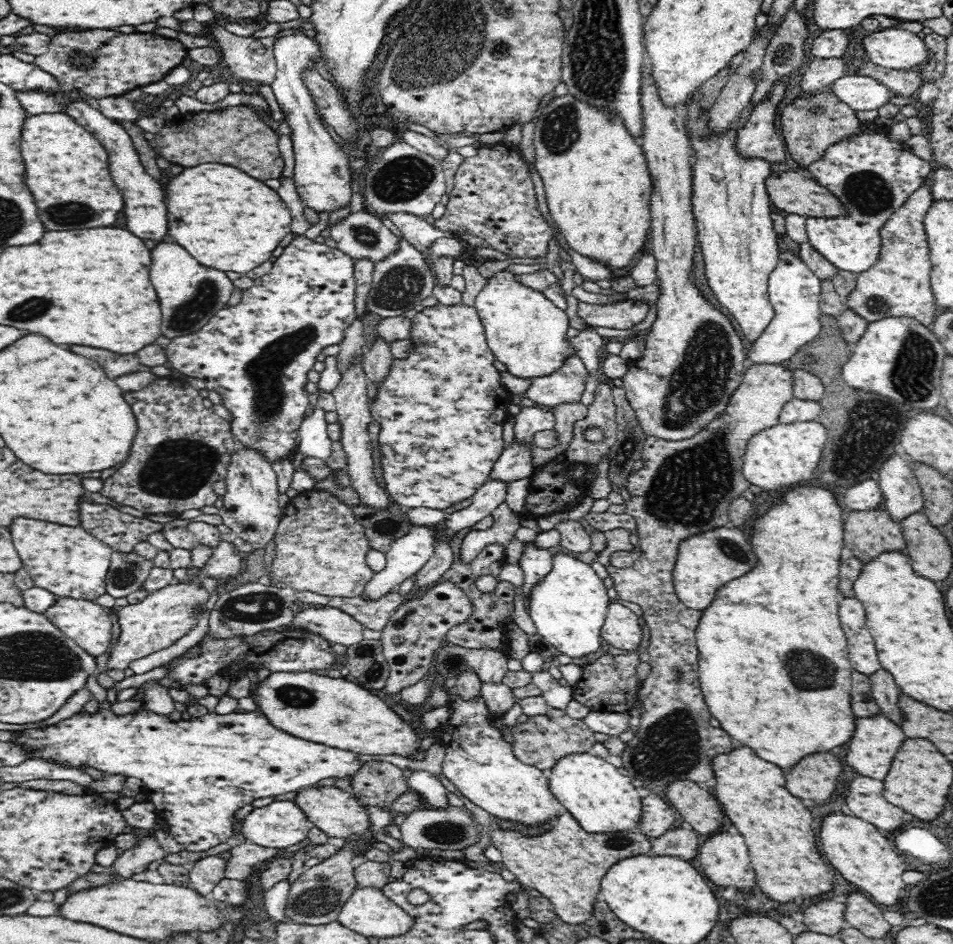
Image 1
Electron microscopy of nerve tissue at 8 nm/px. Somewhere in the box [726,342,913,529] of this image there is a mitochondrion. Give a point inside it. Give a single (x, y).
(897, 410)

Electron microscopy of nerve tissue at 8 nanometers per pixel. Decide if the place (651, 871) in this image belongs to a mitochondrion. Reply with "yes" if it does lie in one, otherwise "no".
no

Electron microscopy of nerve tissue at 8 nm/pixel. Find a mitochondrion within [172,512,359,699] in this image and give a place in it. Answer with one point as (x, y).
(256, 606)

